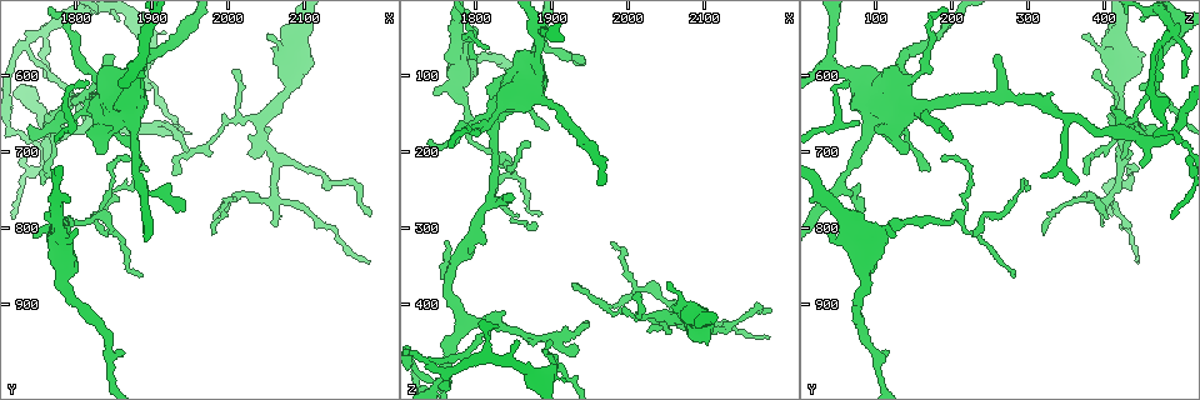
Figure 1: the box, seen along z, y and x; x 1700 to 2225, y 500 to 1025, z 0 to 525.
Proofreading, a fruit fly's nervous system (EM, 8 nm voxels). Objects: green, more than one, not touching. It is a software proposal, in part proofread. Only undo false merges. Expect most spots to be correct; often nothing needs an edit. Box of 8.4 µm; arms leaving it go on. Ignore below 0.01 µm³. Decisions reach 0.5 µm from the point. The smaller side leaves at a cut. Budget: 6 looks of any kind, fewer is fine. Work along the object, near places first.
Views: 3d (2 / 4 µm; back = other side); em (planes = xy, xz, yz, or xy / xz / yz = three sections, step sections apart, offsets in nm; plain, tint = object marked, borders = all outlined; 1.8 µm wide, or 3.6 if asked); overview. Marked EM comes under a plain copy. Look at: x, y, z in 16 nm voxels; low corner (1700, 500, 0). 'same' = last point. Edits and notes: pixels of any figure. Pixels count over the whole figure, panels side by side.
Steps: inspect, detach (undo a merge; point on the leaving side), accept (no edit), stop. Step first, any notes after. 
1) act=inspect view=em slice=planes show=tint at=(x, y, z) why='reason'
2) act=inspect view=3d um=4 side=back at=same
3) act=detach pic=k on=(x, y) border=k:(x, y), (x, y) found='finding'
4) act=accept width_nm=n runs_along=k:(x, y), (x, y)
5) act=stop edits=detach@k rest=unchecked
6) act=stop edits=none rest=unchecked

act=inspect view=3d um=4 side=back at=(1770, 655, 350)

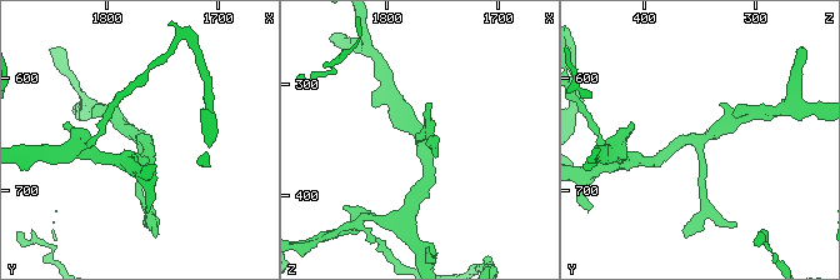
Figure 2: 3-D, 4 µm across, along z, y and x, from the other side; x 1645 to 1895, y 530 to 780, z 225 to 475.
act=inspect view=em slice=planes show=tint at=(1768, 654, 352) arms=3 why='shape alone is not enough'

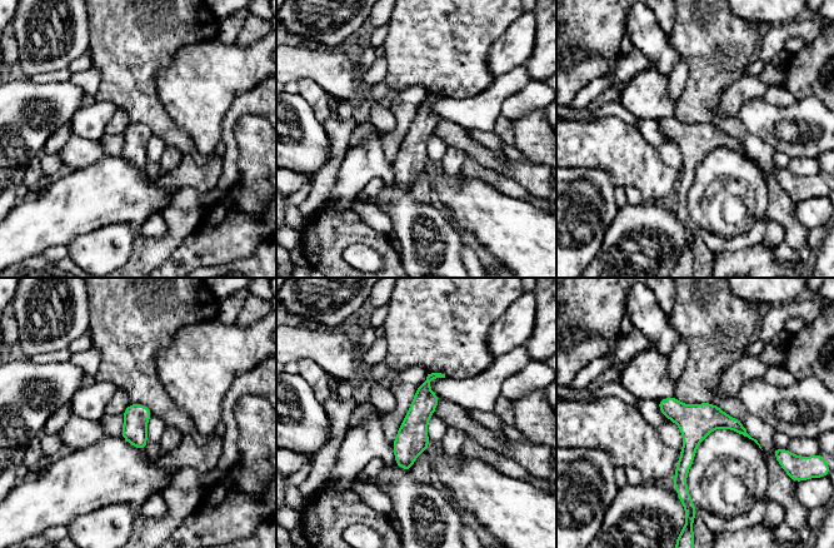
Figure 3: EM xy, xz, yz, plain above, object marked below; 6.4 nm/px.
act=accept width_nm=160 found='all the same cell'

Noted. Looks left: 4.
act=inspect view=em slice=planes show=tint at=(1895, 670, 445)

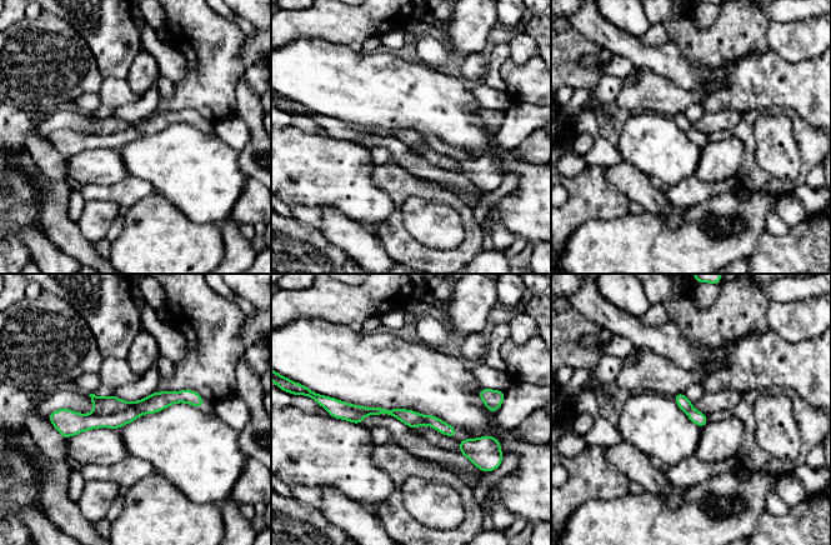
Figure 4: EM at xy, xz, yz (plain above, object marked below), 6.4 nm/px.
act=detach pic=4 on=(81, 423) width_nm=90 found='a second cell is stuck on'

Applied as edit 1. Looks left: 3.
act=inspect view=overview why='see it whole again'

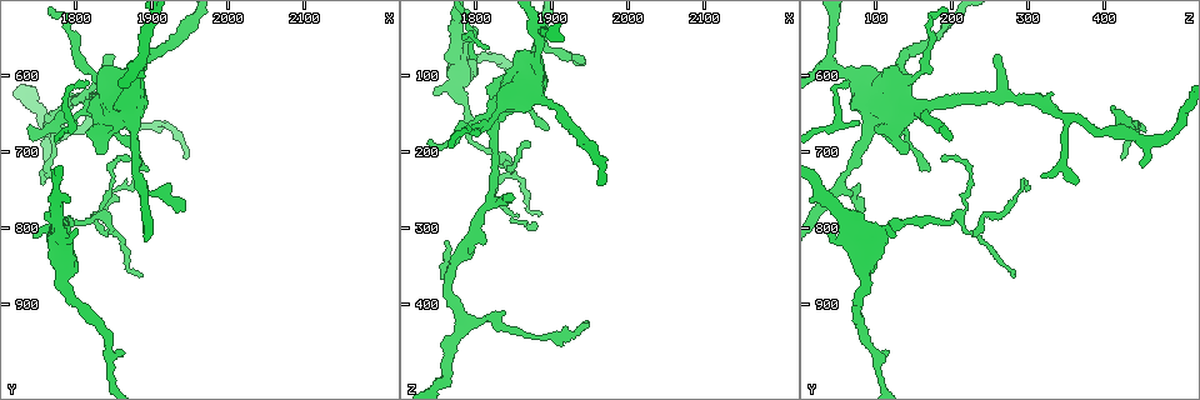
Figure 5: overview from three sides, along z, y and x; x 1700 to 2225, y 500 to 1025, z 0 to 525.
act=inspect view=3d um=4 at=(1885, 745, 55) why='side arm on a straight run'

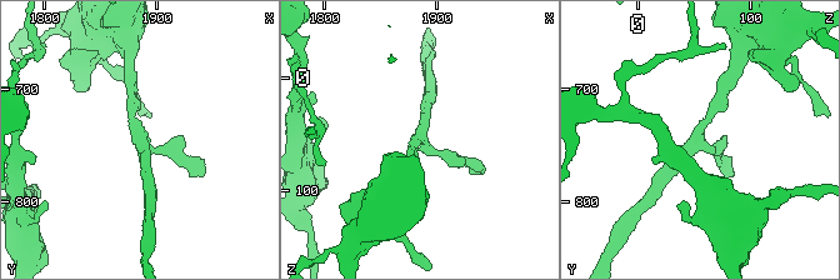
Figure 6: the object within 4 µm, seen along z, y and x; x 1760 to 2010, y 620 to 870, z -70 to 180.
act=inspect view=em um=3.6 slice=planes show=tint at=(1884, 746, 54) arms=3 why='need the tissue'

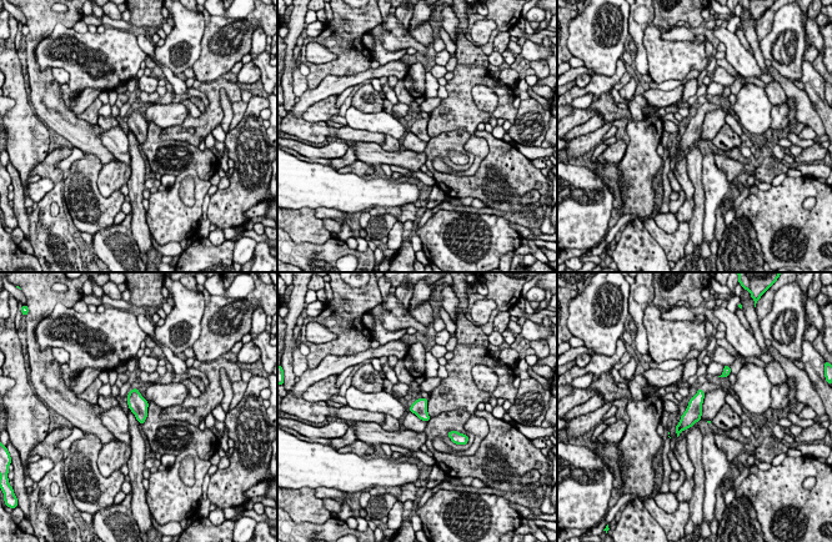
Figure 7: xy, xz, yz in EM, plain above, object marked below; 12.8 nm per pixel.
act=accept found='one cell here'

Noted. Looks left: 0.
act=stop edits=detach@4 rest=unchecked

